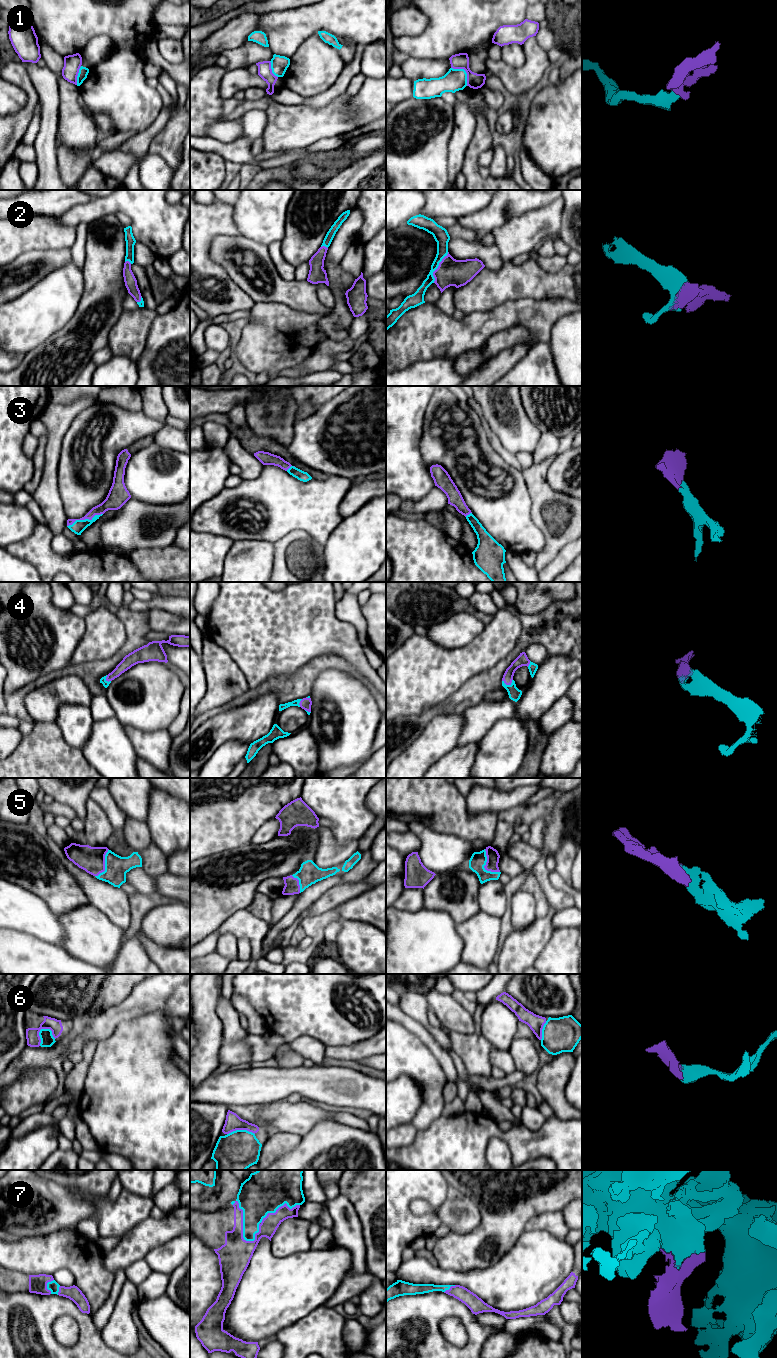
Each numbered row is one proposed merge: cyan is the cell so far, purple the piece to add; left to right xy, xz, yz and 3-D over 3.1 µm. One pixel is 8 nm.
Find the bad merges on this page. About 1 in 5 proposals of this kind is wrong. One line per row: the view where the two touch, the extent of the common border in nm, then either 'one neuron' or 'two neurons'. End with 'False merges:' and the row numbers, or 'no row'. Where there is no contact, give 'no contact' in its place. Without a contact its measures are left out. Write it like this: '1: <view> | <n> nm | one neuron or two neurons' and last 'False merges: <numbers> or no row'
1: yz | 200 nm | two neurons
2: yz | 280 nm | one neuron
3: xy | 300 nm | one neuron
4: yz | 90 nm | one neuron
5: yz | 220 nm | one neuron
6: xy | 170 nm | one neuron
7: xz | 550 nm | one neuron
False merges: 1

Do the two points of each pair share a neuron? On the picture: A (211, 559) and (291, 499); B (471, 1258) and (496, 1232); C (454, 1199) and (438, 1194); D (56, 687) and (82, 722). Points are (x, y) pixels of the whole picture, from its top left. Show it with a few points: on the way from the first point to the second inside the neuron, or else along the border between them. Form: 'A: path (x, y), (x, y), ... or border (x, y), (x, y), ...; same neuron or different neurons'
A: border (210, 533), (227, 536), (232, 541); different neurons
B: path (475, 1250), (484, 1237), (488, 1235); same neuron
C: border (448, 1184), (447, 1197), (436, 1211), (440, 1219); different neurons
D: border (88, 705), (62, 705), (54, 722); different neurons

